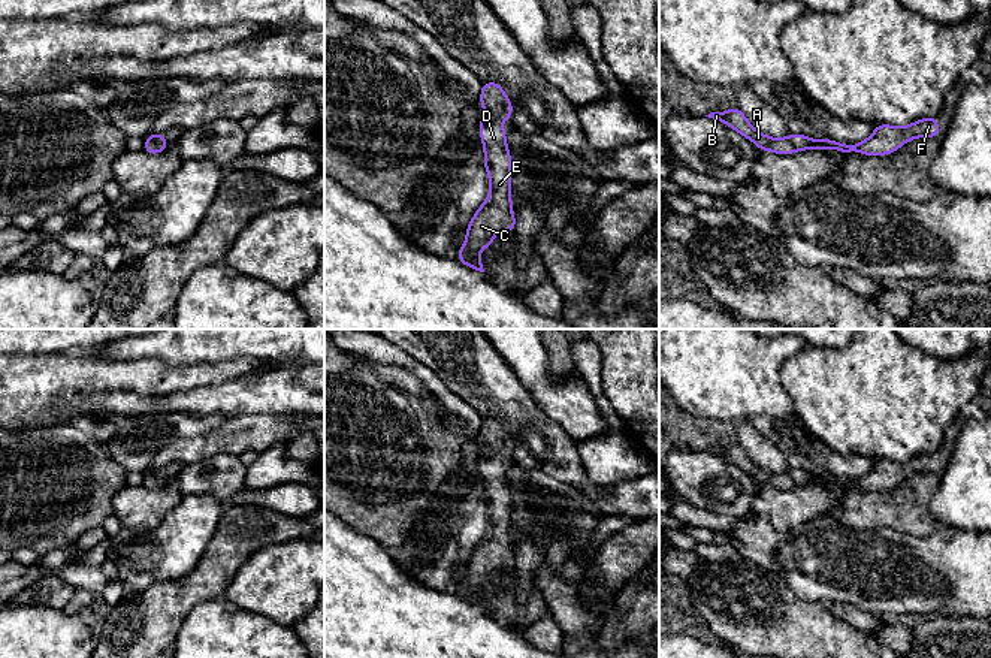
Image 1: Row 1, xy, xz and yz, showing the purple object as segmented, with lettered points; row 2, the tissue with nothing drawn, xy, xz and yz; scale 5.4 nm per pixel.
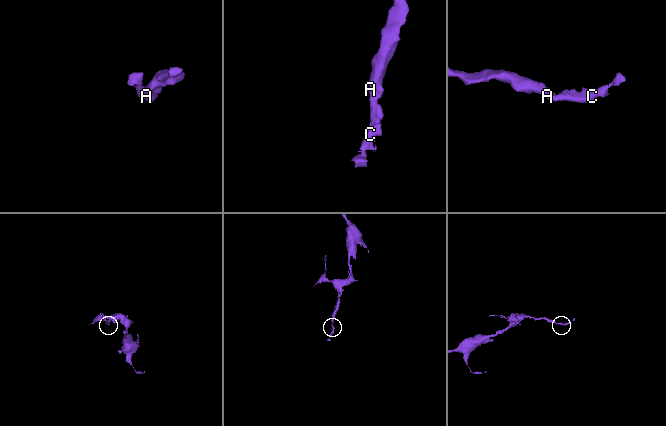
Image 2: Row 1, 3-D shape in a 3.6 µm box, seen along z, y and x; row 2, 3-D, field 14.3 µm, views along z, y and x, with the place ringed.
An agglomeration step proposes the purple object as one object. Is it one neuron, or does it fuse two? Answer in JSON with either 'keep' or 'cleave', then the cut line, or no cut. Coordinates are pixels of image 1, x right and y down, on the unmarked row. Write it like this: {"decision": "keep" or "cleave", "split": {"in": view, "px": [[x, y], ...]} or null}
{"decision": "keep", "split": null}

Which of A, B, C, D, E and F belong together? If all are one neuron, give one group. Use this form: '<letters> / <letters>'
A B C D E F

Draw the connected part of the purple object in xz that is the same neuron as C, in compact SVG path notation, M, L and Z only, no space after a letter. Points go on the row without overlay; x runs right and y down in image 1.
M483 417L480 440L486 449L480 453L480 474L484 480L484 502L490 529L477 544L466 562L465 580L457 583L457 595L468 603L484 607L478 588L489 582L499 564L516 567L511 540L511 492L507 470L499 459L510 455L513 438L498 417Z

